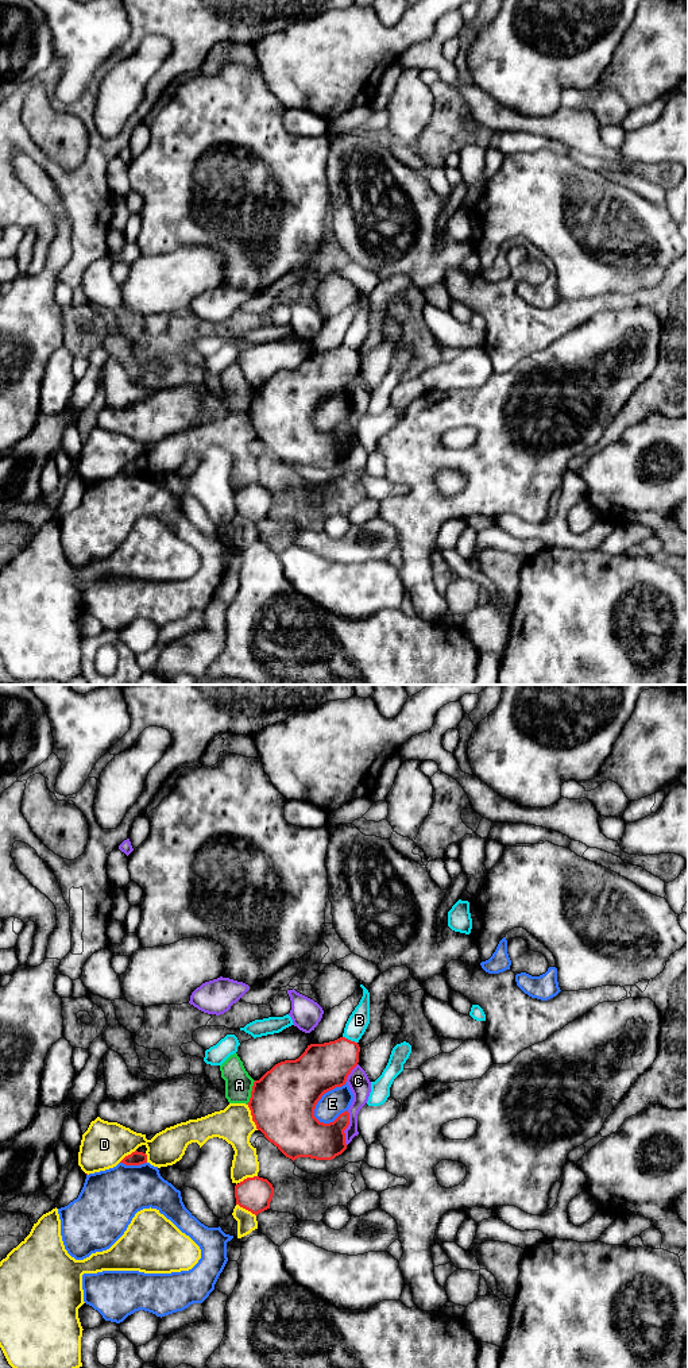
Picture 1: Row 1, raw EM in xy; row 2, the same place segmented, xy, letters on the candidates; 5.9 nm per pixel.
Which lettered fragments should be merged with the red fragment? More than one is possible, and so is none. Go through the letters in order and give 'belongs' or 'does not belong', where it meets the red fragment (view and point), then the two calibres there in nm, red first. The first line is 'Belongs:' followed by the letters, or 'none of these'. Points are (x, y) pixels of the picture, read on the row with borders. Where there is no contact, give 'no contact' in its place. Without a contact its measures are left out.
Belongs: none of these
A: does not belong; contact xy (251, 1093); calibres 380 and 160 nm
B: does not belong; contact xy (350, 1040); calibres 280 and 120 nm
C: does not belong; contact xy (347, 1126); calibres 240 and 120 nm
D: does not belong; contact xy (252, 1117); calibres 380 and 220 nm
E: does not belong; contact xy (321, 1095); calibres 380 and 160 nm

